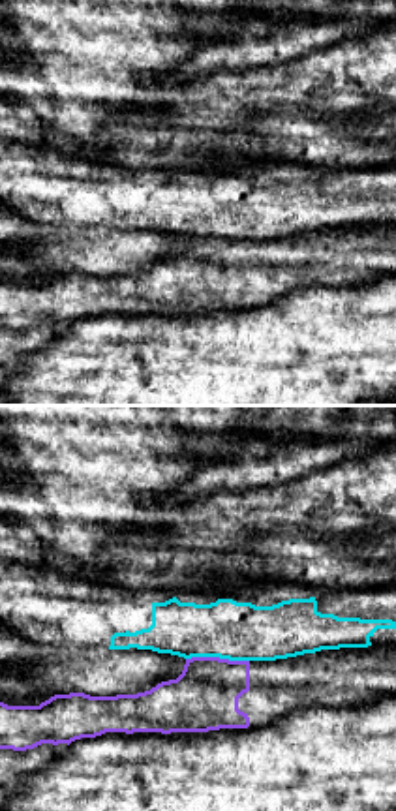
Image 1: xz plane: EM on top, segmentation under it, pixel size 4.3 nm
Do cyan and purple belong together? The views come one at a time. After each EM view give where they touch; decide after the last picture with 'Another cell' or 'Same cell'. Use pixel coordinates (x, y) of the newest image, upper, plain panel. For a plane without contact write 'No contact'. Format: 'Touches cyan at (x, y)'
Touches cyan at (218, 235)

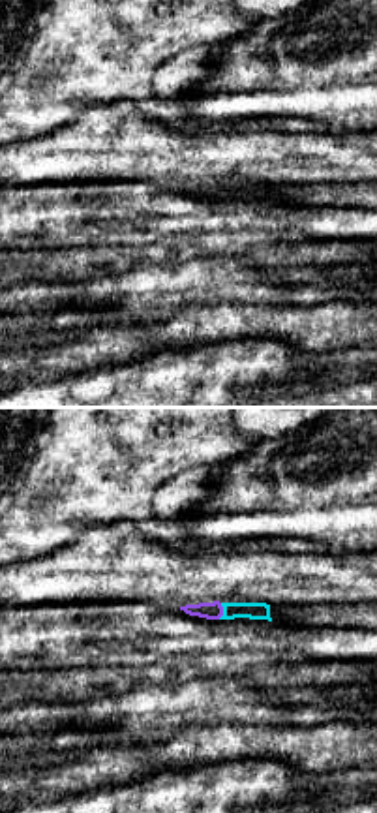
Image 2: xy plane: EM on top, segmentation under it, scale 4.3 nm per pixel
Touches cyan at (224, 190)

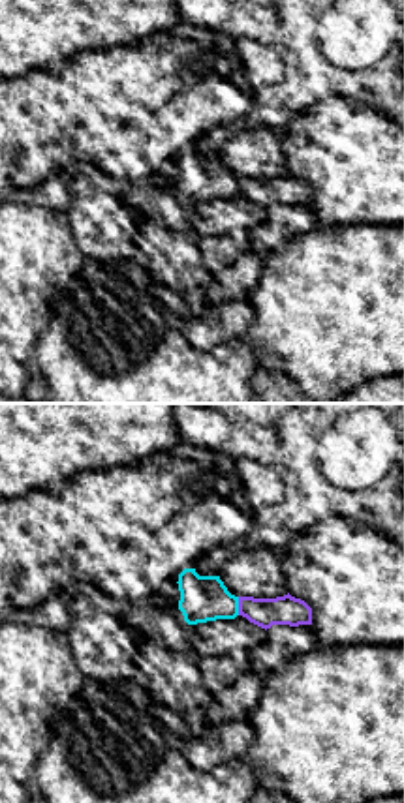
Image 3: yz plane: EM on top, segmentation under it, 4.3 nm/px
Touches cyan at (237, 186)

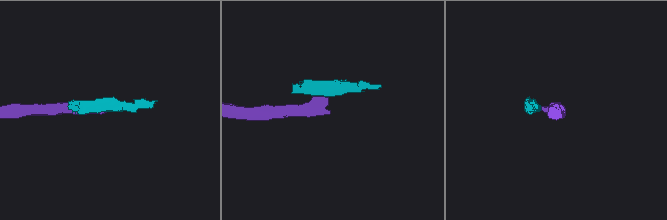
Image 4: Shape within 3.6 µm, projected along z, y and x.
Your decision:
Another cell

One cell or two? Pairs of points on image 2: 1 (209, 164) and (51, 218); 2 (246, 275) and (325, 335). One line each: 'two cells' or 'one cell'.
1: two cells
2: two cells

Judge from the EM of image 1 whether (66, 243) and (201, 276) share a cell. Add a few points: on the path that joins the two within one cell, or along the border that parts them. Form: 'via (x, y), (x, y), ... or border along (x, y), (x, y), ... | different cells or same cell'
border along (186, 239), (175, 258), (111, 276) | different cells

